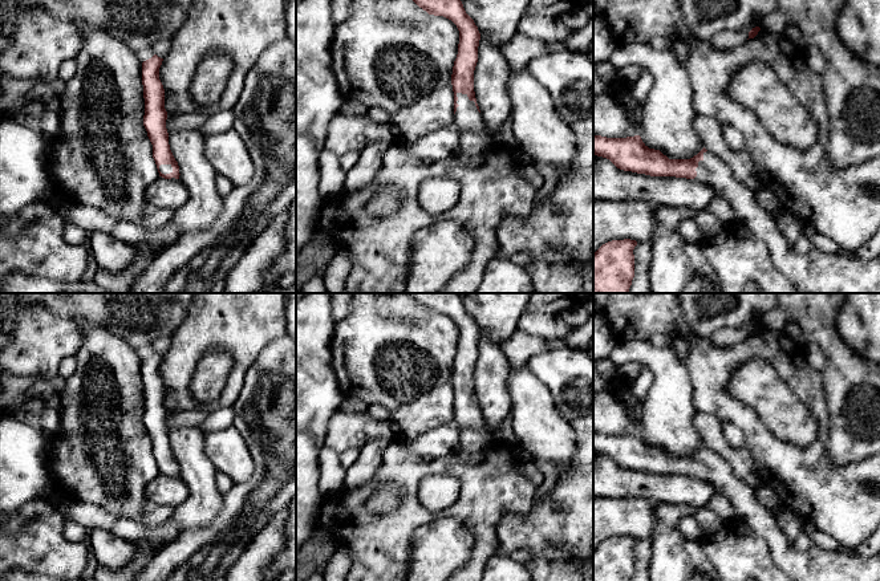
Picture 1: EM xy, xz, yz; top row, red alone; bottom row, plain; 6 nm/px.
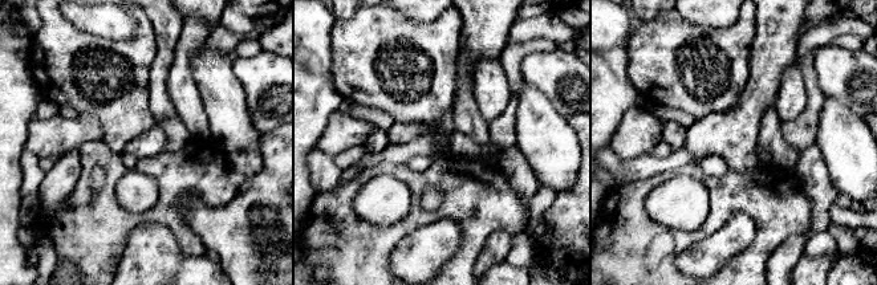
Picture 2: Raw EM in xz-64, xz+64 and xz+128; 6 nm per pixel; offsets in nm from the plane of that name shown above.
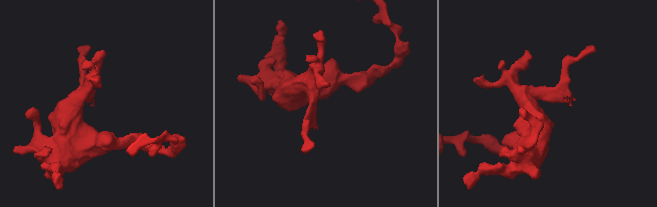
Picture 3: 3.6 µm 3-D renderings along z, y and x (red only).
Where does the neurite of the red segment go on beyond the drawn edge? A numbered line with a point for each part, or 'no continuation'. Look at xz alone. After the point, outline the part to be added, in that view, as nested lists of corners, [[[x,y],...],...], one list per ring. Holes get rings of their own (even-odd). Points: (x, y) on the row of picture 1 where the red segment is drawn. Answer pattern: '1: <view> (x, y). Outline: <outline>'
1: xz (467, 117). Outline: [[[457,93],[459,105],[455,111],[455,126],[458,126],[462,131],[465,130],[479,130],[483,133],[488,133],[482,114],[478,111],[475,102],[470,101],[467,94]]]

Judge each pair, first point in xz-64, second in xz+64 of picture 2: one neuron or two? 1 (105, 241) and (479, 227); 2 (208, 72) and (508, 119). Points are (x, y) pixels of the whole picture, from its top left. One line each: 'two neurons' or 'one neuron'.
1: one neuron
2: two neurons

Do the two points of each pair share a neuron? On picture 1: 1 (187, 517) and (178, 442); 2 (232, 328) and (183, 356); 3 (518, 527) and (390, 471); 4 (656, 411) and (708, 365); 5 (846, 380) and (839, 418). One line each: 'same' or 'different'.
1: same
2: same
3: different
4: different
5: same

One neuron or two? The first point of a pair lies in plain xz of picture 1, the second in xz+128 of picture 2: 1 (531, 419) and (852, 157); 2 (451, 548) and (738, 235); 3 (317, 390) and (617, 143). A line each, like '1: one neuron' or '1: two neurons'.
1: one neuron
2: one neuron
3: two neurons

